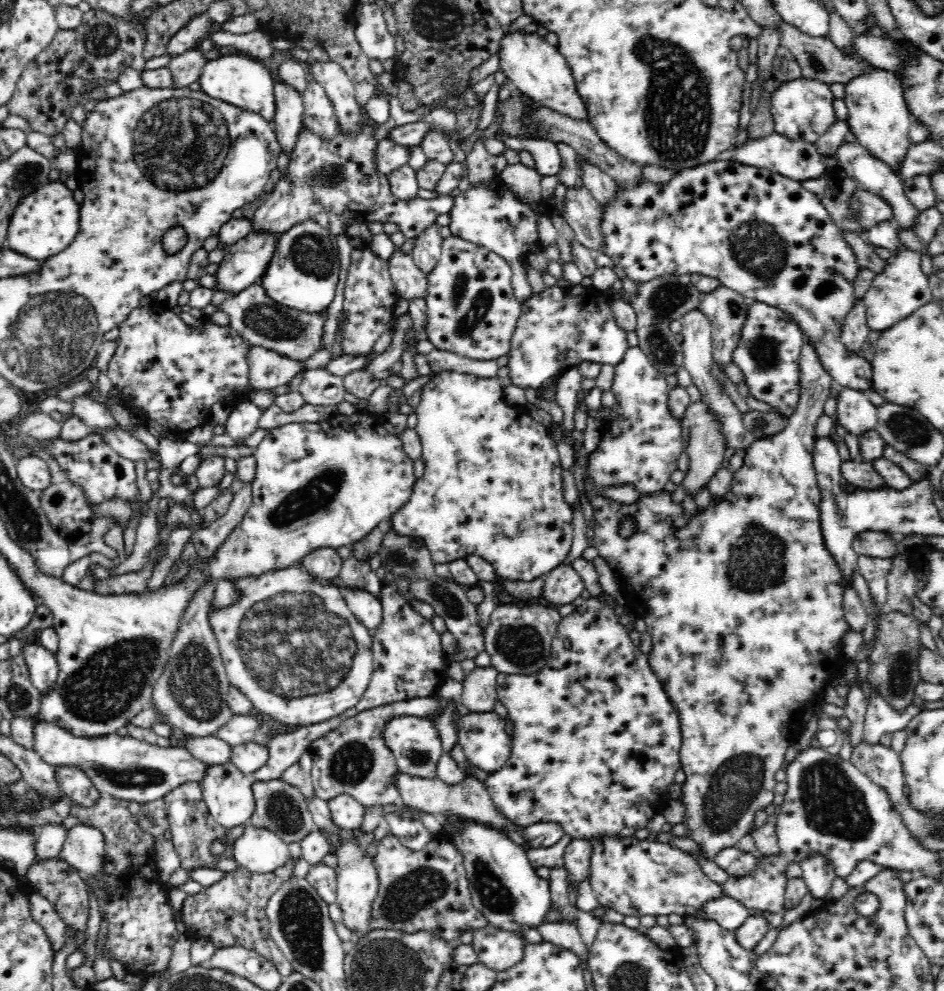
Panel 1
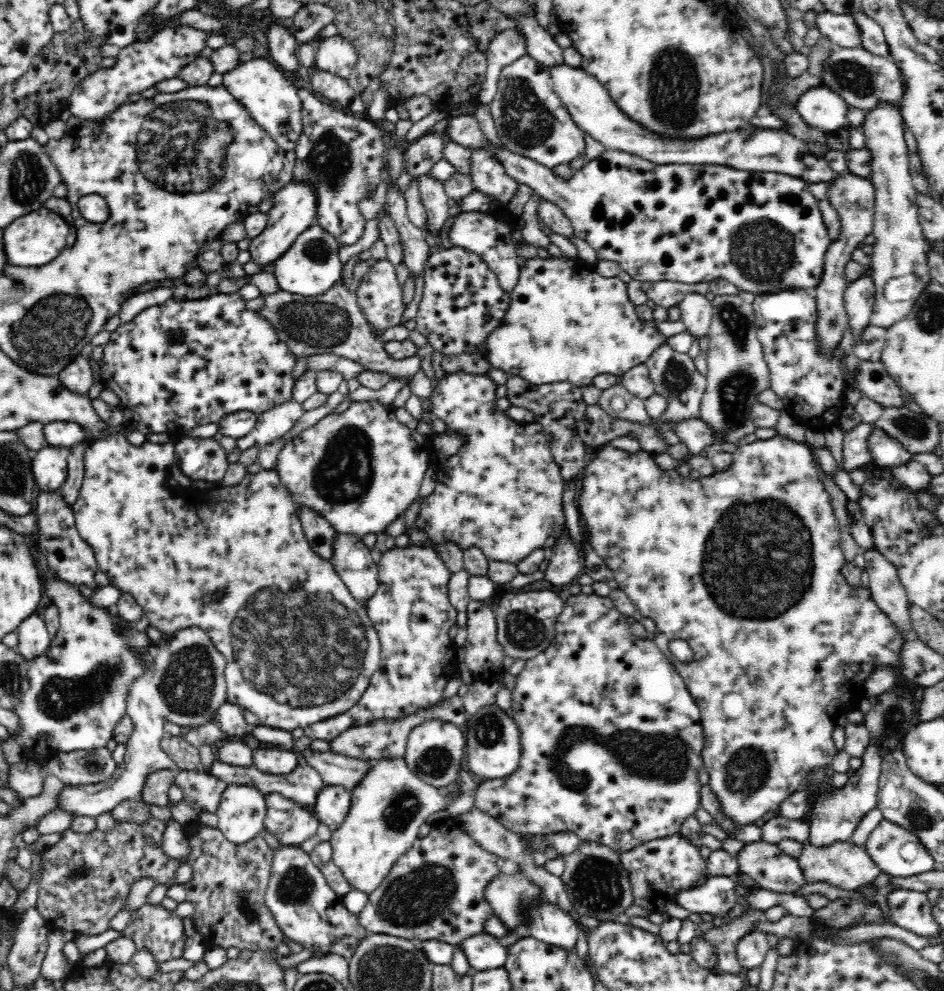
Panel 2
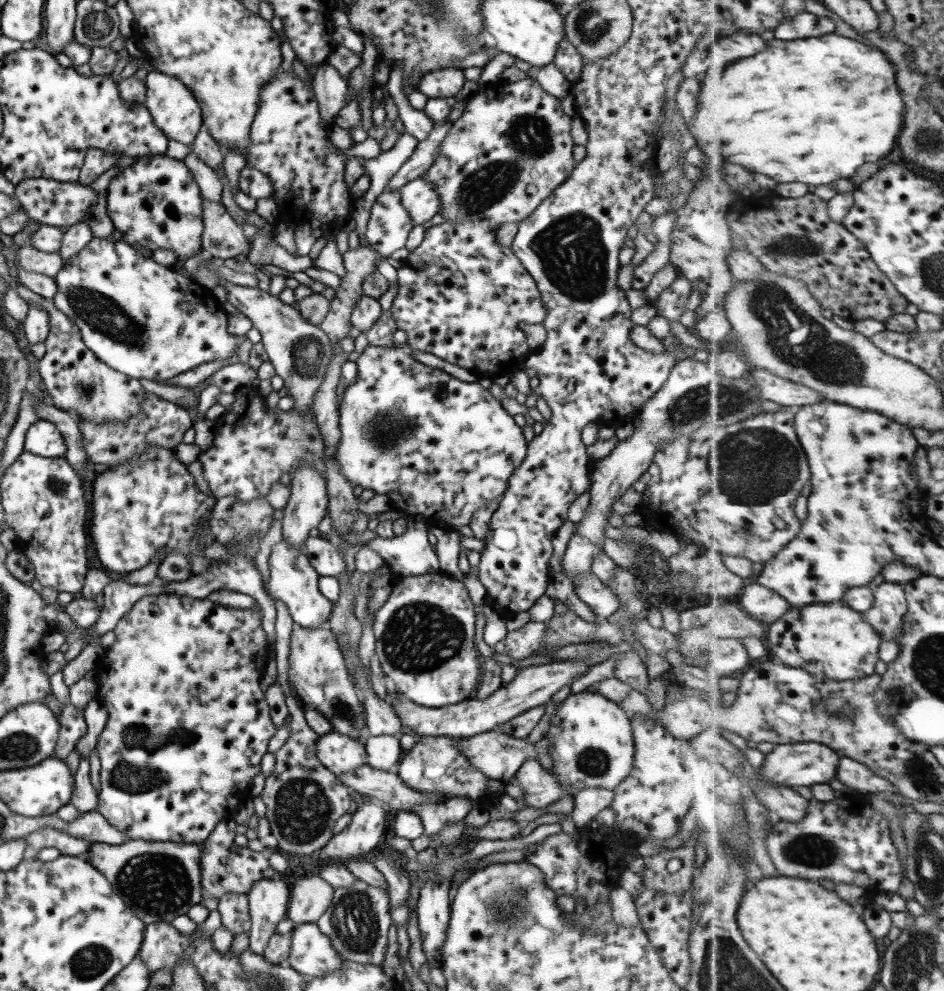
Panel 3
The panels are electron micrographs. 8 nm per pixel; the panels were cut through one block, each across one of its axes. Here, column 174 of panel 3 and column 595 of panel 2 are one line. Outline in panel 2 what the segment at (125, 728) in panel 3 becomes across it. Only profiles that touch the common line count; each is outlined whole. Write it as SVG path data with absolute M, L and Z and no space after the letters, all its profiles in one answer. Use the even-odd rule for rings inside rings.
M578 594L565 602L563 612L558 616L555 635L550 646L538 656L528 659L523 670L516 677L516 684L511 690L512 701L510 715L517 724L521 739L521 757L518 768L510 775L496 780L482 780L475 788L475 806L482 812L493 816L508 830L519 835L547 835L555 832L572 831L582 842L598 842L619 853L633 849L657 838L670 837L680 830L680 826L688 816L694 815L700 804L700 788L698 772L703 768L702 748L704 748L703 728L700 720L700 709L694 698L688 694L683 678L674 668L673 663L657 647L650 636L644 640L636 637L630 630L626 616L620 613L609 597L594 594Z

